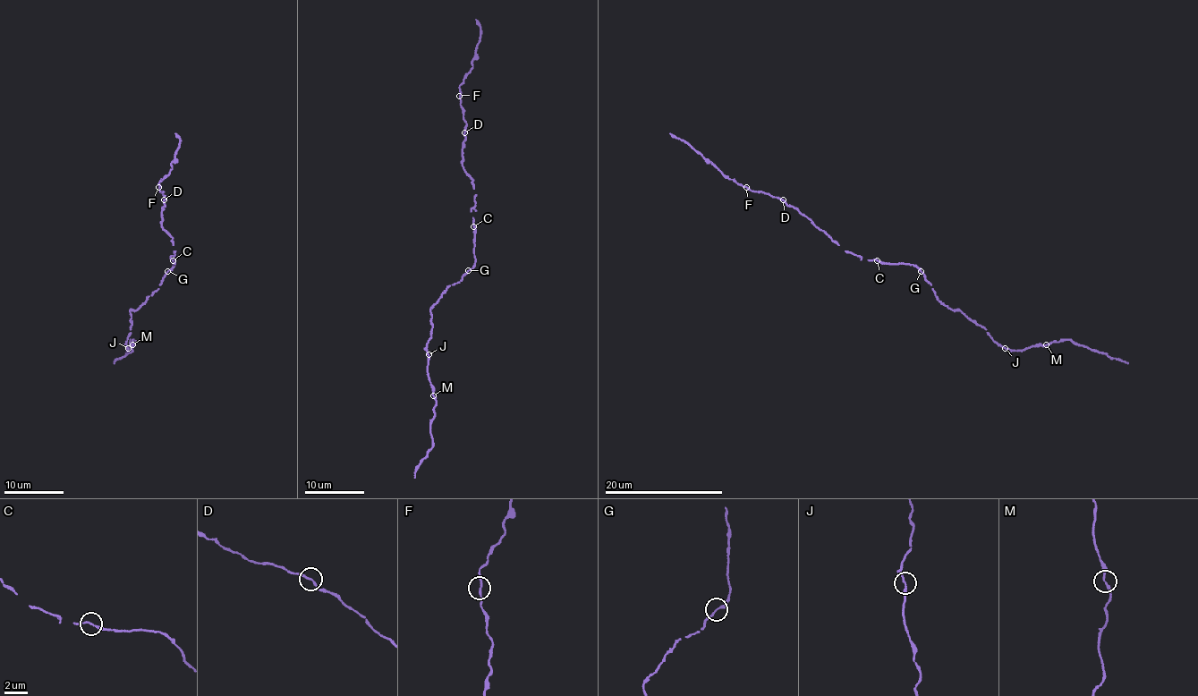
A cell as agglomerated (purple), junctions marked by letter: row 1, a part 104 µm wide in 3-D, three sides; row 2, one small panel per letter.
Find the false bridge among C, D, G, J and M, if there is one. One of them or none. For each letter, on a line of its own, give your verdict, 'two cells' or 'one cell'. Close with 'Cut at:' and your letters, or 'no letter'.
C: one cell
D: one cell
G: one cell
J: one cell
M: one cell
Cut at: no letter

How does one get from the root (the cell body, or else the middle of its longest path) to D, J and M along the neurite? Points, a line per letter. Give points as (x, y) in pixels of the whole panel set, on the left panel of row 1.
D: (174, 265), (170, 257), (174, 254), (173, 242), (161, 224), (164, 199)
J: (174, 265), (164, 275), (158, 288), (136, 310), (131, 310), (131, 335), (126, 342), (127, 347)
M: (174, 265), (158, 288), (136, 310), (131, 310), (127, 350), (133, 344)

